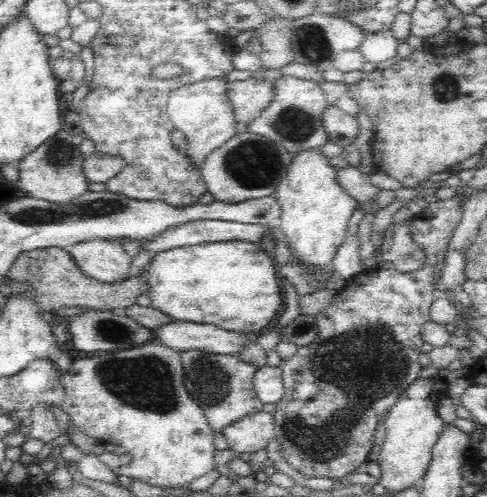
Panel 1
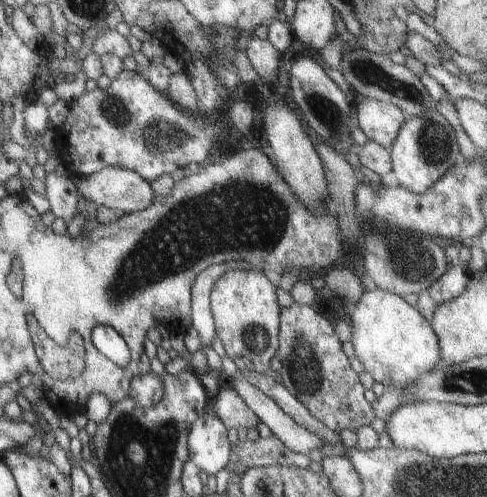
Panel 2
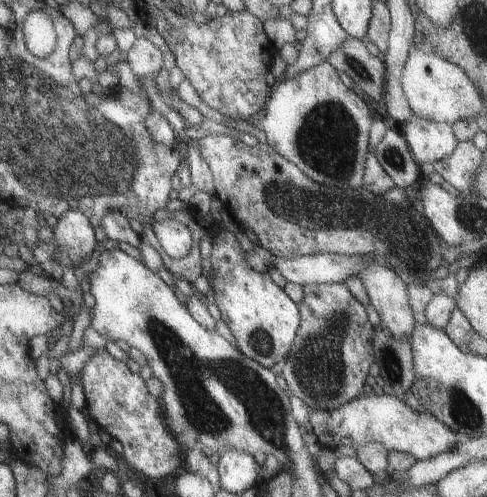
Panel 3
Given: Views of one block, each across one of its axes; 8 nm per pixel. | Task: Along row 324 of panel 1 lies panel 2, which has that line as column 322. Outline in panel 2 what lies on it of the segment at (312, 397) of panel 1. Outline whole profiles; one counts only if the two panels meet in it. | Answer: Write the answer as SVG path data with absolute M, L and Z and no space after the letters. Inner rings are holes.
M291 304L281 308L277 358L281 364L281 386L297 398L297 402L301 402L301 406L313 416L313 420L325 426L325 430L335 434L339 430L357 432L361 426L369 426L373 422L373 404L365 400L359 374L351 370L331 324L319 316L313 306Z

